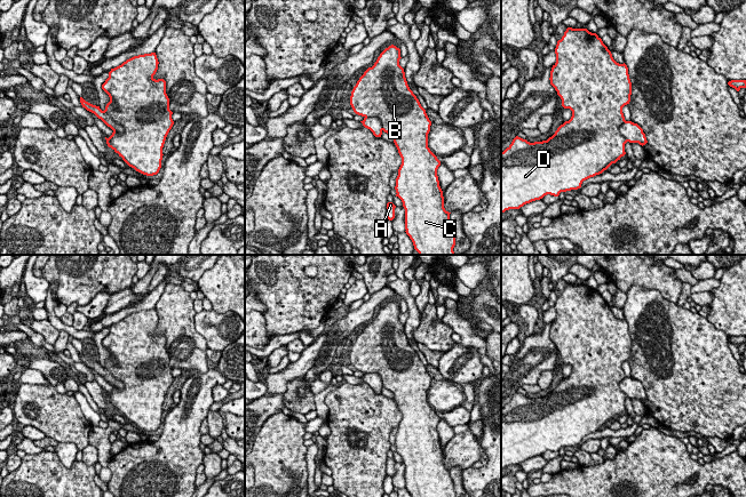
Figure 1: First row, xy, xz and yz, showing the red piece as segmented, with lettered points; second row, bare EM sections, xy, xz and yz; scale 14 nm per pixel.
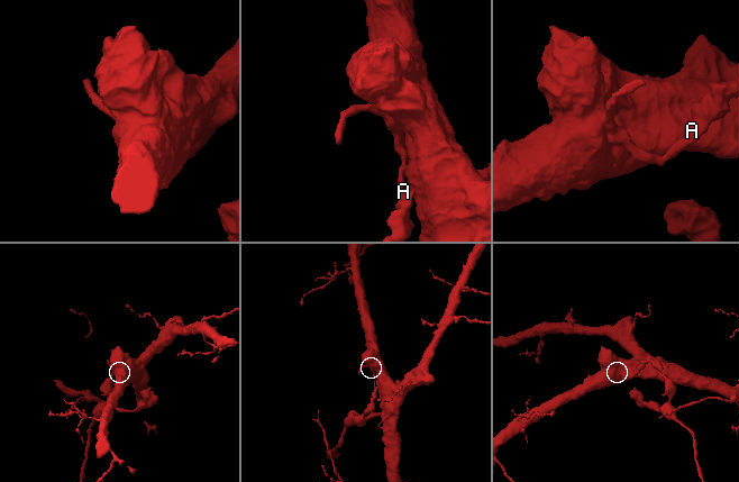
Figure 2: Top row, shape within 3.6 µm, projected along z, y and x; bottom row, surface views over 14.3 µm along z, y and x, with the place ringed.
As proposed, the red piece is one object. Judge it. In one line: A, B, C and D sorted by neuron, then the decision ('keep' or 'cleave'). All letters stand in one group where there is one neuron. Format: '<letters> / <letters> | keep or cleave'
A / B C D | cleave

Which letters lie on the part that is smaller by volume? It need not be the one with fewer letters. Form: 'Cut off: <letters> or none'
Cut off: A

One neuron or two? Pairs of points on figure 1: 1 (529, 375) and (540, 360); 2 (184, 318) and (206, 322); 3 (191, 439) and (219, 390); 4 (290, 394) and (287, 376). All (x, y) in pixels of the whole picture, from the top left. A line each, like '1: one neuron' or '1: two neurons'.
1: one neuron
2: two neurons
3: two neurons
4: two neurons

